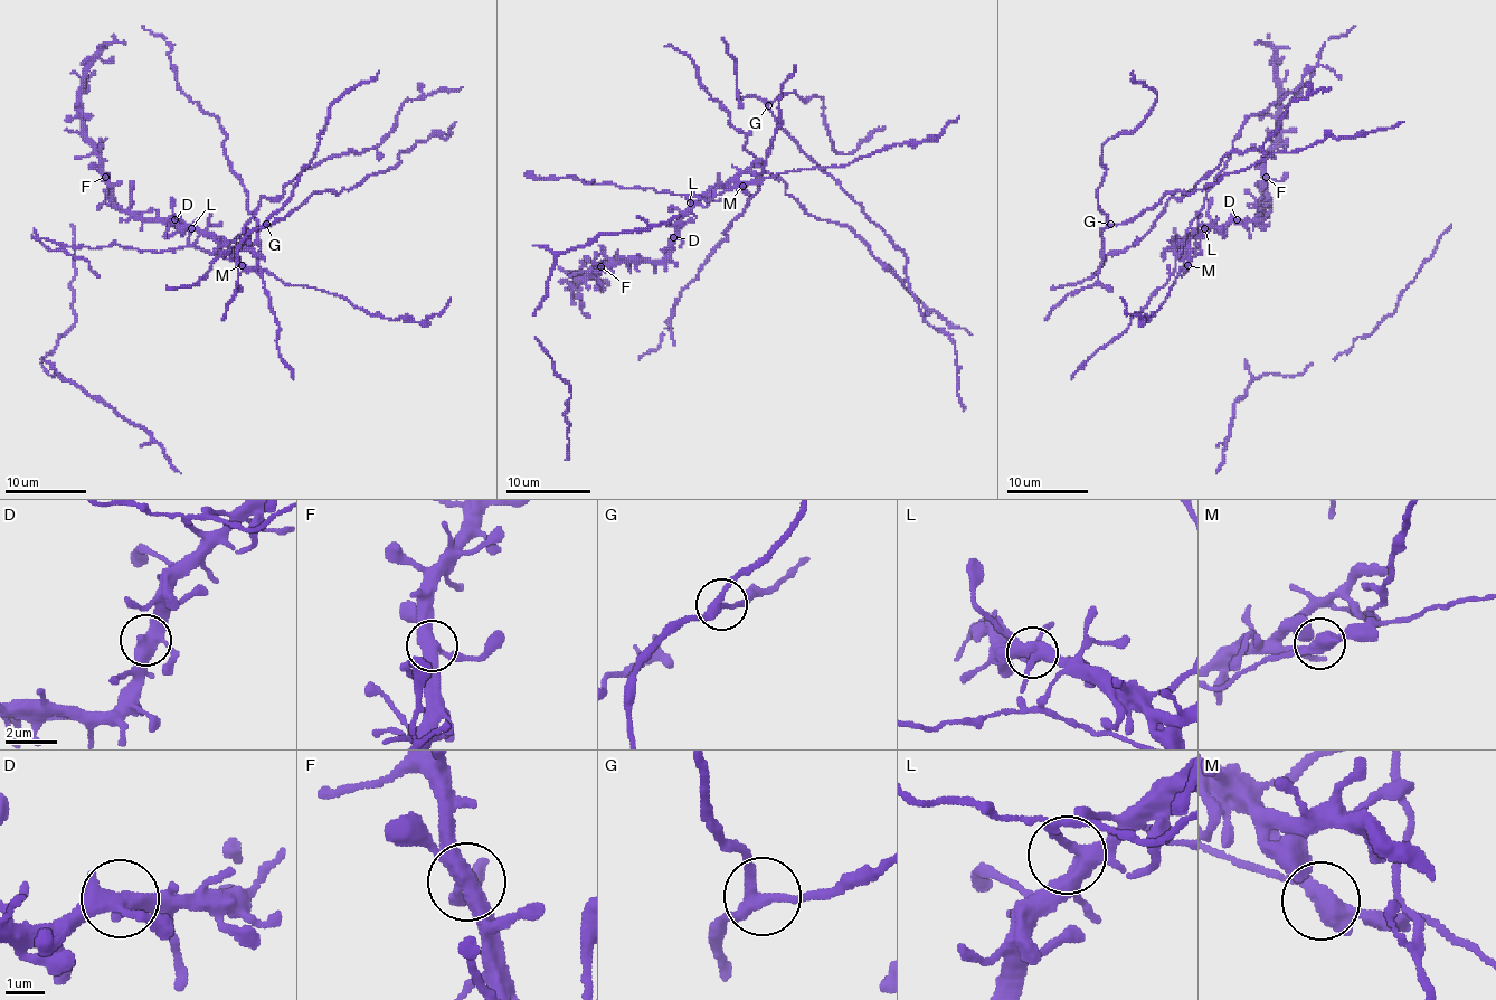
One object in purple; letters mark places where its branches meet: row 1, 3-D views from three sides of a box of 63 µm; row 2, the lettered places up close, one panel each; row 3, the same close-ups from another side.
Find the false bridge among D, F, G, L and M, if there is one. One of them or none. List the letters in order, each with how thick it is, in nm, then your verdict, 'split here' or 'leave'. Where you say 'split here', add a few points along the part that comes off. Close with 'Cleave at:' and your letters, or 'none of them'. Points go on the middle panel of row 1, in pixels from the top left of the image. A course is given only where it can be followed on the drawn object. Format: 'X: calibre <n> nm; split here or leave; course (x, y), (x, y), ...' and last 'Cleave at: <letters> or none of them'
D: calibre 420 nm; leave
F: calibre 400 nm; leave
G: calibre 280 nm; leave
L: calibre 360 nm; leave
M: calibre 400 nm; split here; course (742, 186), (787, 171), (840, 167), (898, 143), (919, 143), (931, 139), (959, 116)
Cleave at: M

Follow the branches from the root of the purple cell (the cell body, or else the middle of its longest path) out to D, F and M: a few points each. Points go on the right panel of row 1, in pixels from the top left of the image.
D: (1173, 244), (1180, 248), (1204, 230), (1227, 226), (1237, 219)
F: (1173, 244), (1180, 248), (1204, 230), (1261, 218), (1266, 206), (1266, 177)
M: (1173, 244), (1187, 265)

